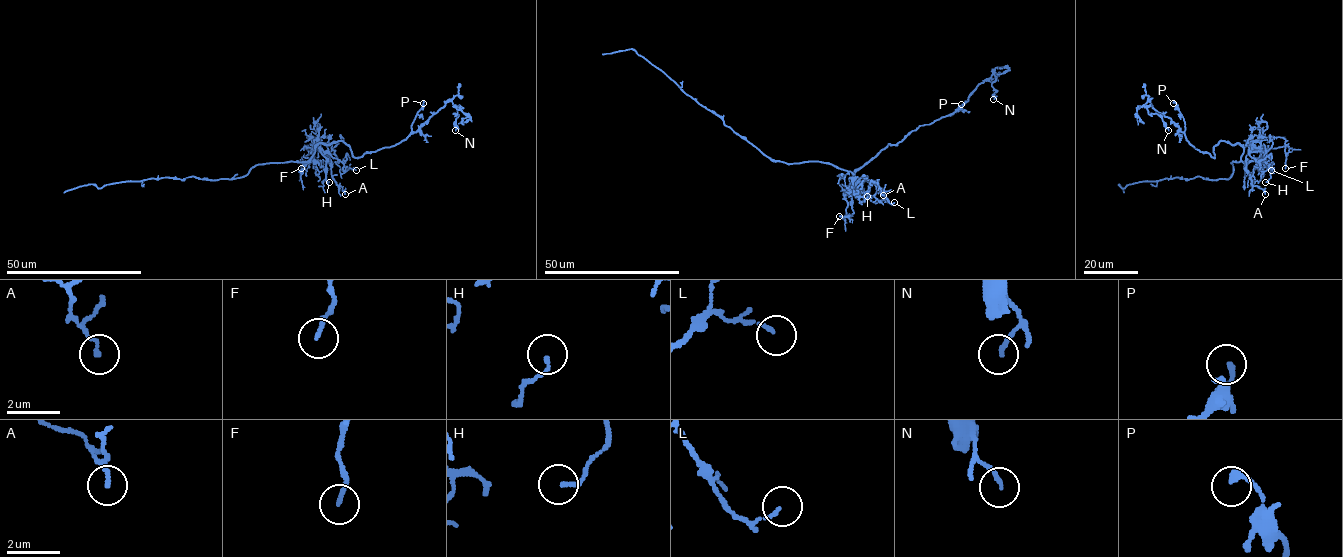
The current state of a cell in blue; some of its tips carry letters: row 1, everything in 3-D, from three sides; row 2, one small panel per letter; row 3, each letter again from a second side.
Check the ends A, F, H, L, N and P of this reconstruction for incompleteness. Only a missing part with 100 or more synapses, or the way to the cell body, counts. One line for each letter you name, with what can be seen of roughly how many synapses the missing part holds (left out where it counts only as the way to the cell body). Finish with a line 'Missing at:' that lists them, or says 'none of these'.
Missing at: none of these

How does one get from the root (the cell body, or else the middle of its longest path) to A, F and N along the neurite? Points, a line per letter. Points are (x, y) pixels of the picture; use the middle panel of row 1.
A: (831, 164), (853, 174), (858, 192), (867, 194), (873, 181), (883, 195)
F: (831, 164), (854, 175), (852, 216), (839, 216)
N: (831, 164), (853, 174), (889, 144), (897, 144), (919, 126), (953, 114), (993, 74), (993, 99)

